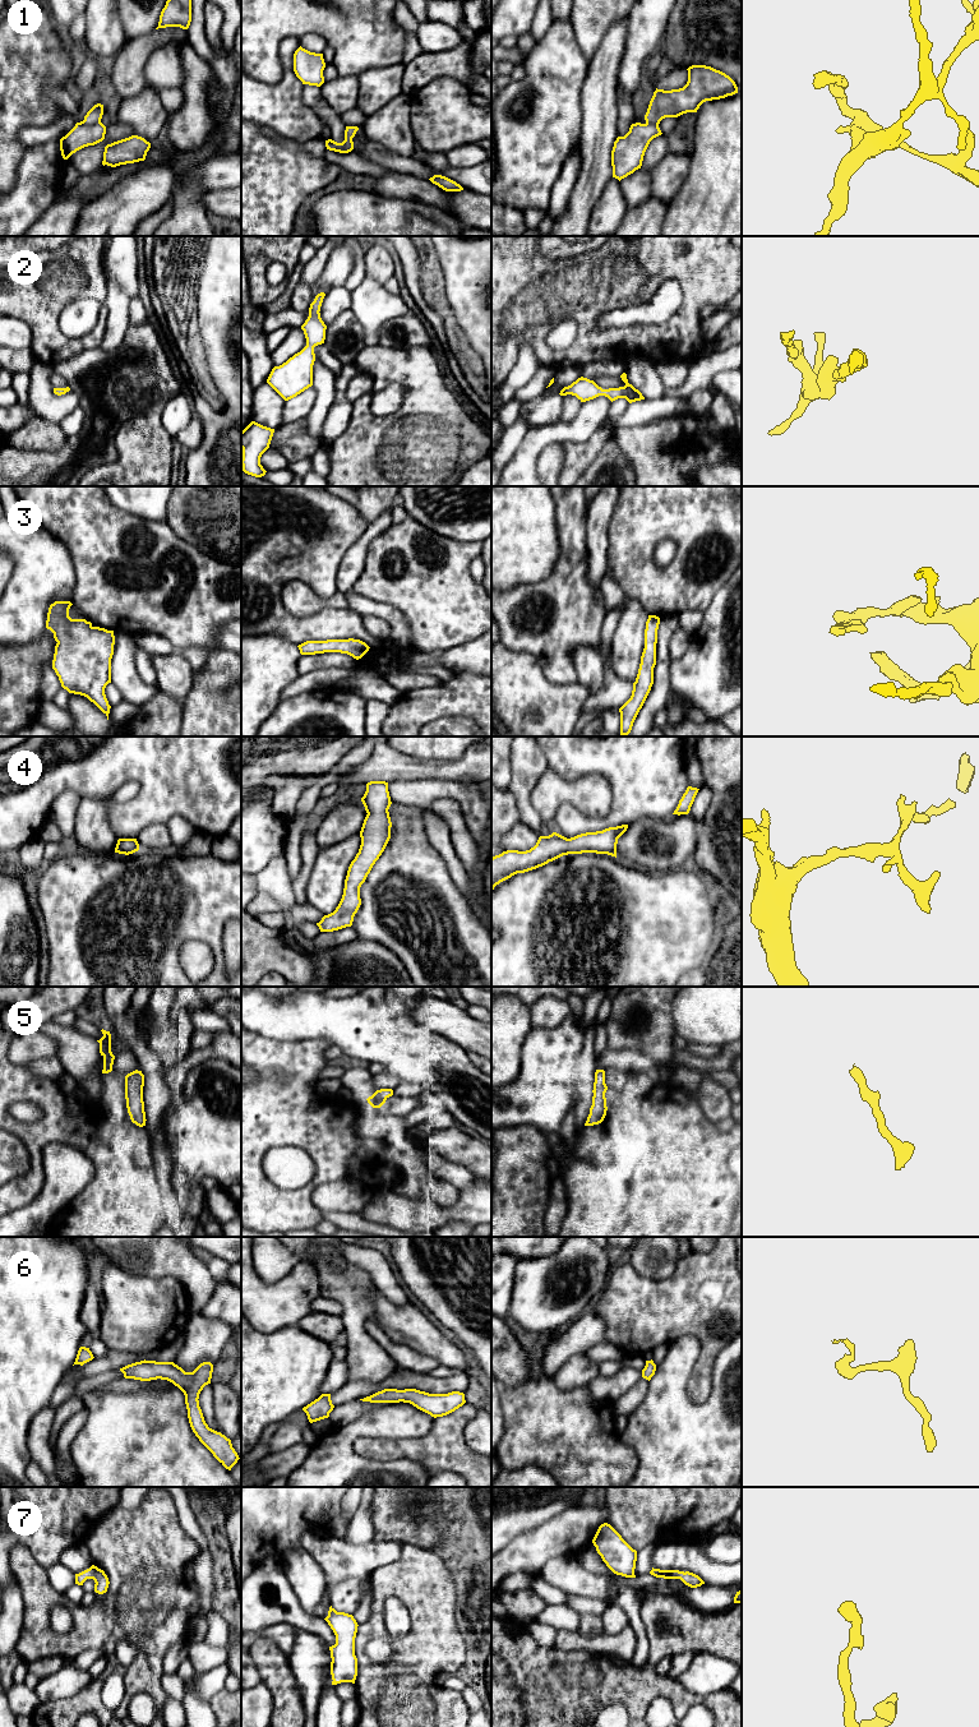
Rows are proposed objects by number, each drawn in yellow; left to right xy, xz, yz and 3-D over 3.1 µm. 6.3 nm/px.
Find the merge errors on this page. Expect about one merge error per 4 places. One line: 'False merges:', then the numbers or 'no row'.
False merges: 1

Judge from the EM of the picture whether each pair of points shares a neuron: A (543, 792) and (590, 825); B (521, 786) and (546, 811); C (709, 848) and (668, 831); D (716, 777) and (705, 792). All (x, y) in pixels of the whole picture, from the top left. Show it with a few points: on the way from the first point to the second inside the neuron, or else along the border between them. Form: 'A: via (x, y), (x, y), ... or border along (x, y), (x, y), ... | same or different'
A: border along (590, 816), (563, 803), (552, 826) | different
B: border along (546, 770), (531, 792), (531, 807), (540, 822) | different
C: border along (700, 822), (698, 844), (692, 855) | different
D: border along (705, 784), (710, 789), (710, 803), (702, 817) | different

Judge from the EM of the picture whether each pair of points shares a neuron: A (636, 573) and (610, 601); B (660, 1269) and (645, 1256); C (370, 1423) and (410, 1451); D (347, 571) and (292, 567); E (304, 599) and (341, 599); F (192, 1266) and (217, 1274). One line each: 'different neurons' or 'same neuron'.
A: different neurons
B: same neuron
C: different neurons
D: different neurons
E: same neuron
F: different neurons

